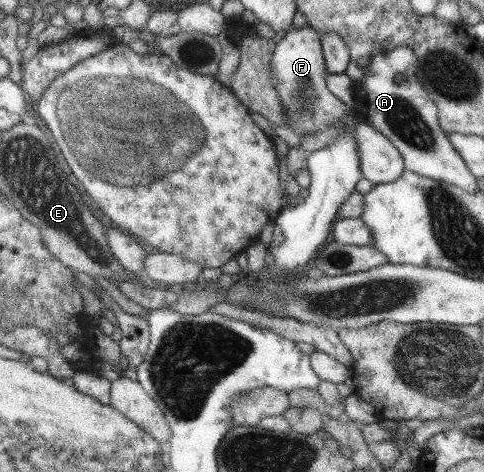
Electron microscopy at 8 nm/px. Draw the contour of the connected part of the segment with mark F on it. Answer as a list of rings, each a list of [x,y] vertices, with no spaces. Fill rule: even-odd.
[[[308,26],[290,29],[275,44],[269,61],[269,71],[274,78],[274,90],[283,111],[283,119],[285,119],[284,126],[290,127],[300,139],[328,128],[343,115],[350,114],[355,119],[352,107],[344,105],[326,89],[327,71],[321,52],[320,36],[320,33]]]

